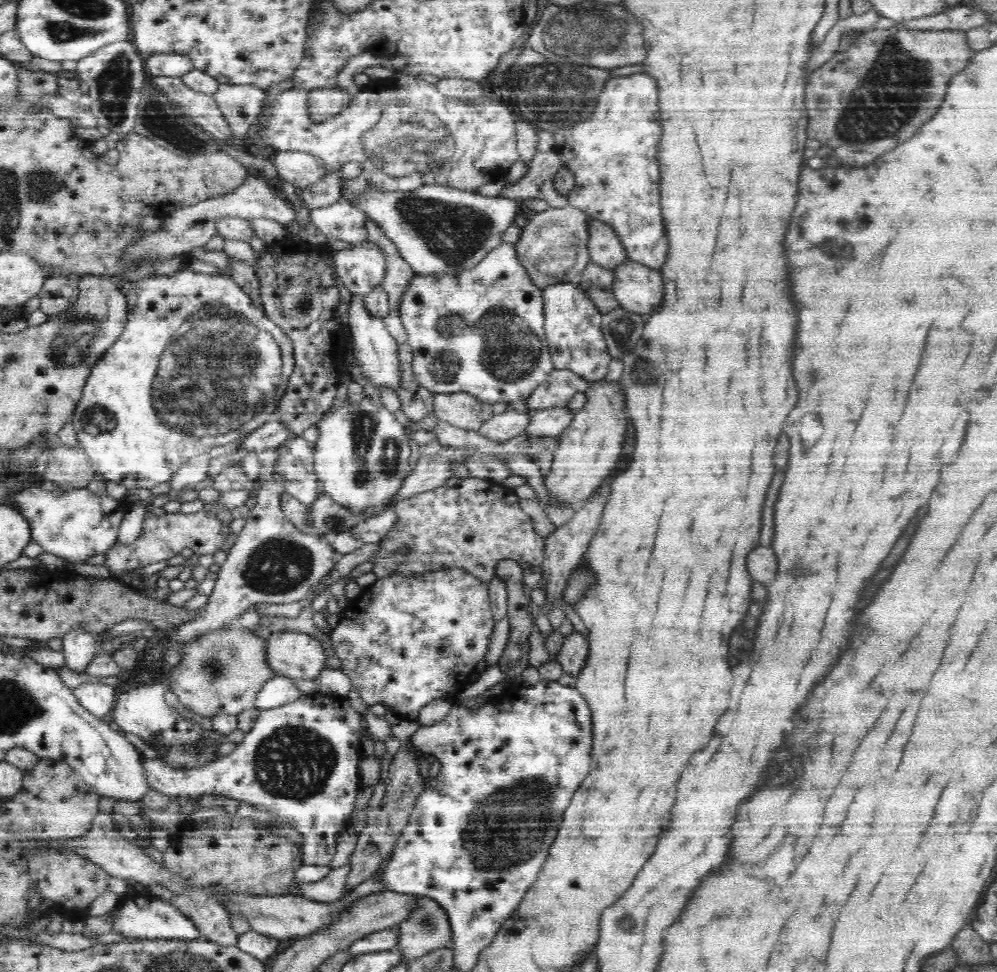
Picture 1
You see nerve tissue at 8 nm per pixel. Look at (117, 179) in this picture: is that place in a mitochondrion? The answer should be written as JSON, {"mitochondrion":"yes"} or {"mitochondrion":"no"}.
{"mitochondrion":"no"}

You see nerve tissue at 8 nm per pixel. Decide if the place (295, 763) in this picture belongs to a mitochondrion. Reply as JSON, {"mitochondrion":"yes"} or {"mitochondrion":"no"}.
{"mitochondrion":"yes"}

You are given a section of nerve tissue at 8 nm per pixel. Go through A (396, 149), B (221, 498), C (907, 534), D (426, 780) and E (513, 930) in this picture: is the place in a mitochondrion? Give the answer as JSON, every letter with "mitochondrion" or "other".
{"A":"mitochondrion","B":"other","C":"other","D":"other","E":"other"}

